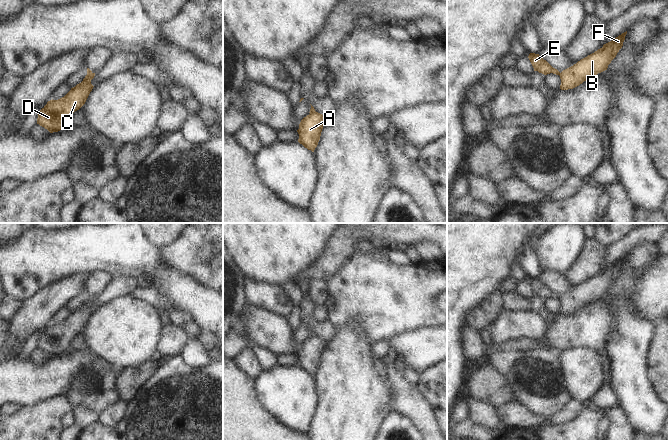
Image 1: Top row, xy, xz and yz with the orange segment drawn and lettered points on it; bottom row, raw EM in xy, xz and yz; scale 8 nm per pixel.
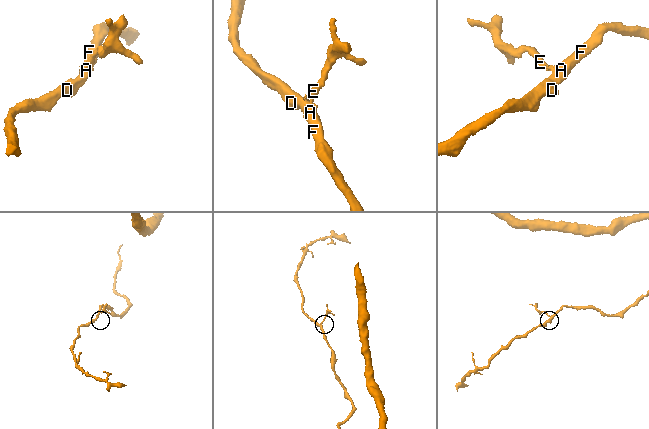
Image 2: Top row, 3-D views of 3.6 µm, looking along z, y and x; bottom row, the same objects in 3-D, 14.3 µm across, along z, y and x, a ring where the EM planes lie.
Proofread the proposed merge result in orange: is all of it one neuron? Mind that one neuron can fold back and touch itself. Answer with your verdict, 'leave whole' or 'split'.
split

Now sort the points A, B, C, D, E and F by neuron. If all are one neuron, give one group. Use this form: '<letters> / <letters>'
A B C D F / E

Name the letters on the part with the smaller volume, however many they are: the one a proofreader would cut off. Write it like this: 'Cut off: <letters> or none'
Cut off: E

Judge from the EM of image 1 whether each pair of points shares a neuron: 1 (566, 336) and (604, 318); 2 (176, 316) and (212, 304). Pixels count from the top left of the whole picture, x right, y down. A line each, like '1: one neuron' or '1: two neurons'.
1: one neuron
2: two neurons

